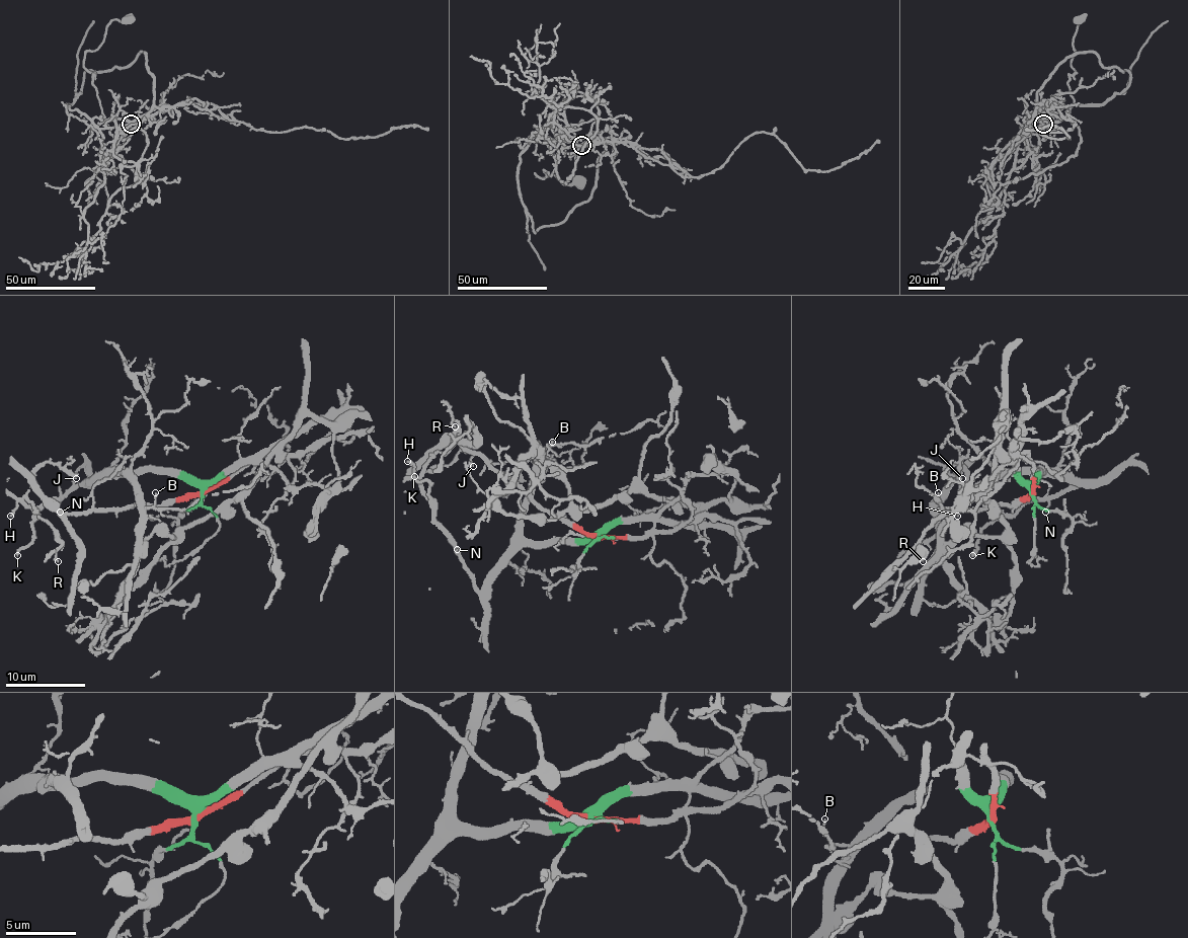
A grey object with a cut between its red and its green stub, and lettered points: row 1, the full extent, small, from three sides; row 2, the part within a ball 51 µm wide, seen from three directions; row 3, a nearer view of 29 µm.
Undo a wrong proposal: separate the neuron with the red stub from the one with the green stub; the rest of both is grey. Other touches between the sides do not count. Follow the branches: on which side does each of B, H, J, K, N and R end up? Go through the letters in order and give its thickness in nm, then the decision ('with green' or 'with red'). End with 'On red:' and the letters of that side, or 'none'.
B: 120 nm | with green
H: 190 nm | with green
J: 130 nm | with green
K: 220 nm | with green
N: 110 nm | with green
R: 140 nm | with green
On red: none

